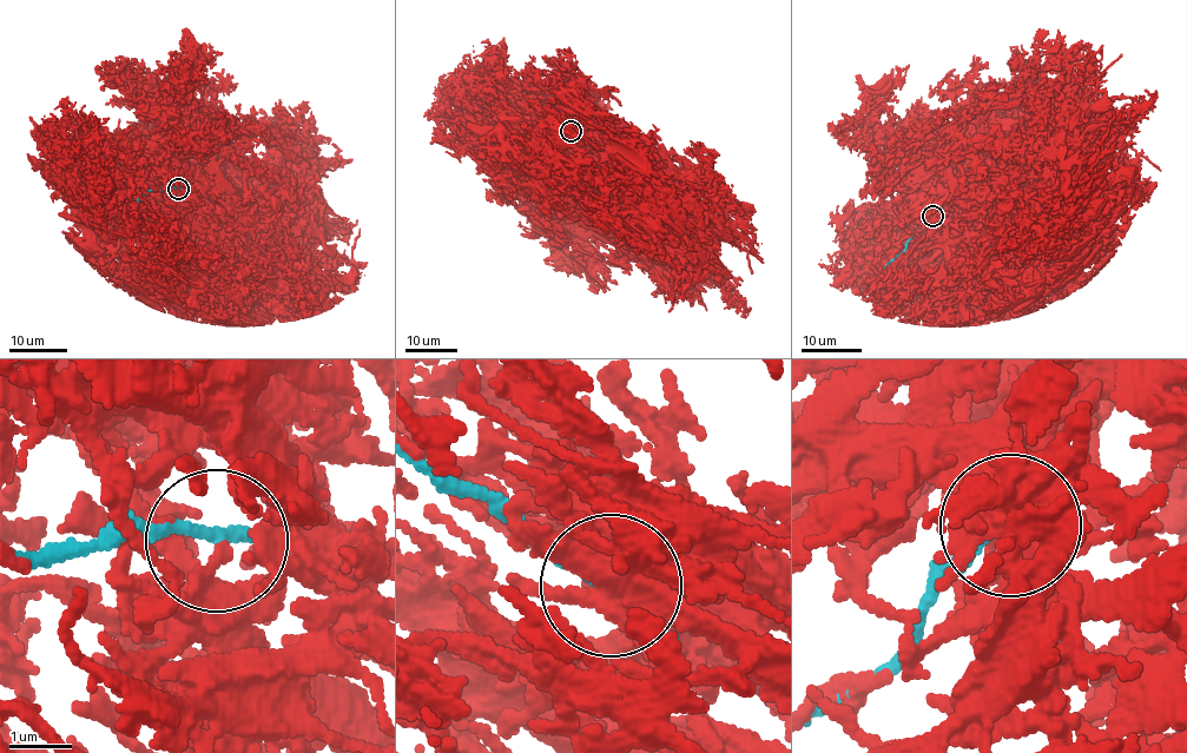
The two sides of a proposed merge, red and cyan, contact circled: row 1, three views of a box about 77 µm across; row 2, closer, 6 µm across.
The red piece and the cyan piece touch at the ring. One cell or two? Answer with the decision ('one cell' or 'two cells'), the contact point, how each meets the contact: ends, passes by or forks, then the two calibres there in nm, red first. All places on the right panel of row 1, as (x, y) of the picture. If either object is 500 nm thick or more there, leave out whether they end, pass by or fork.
two cells; at (932, 216); red ends there; cyan passes by; 160 nm thick on the red side, 150 nm on the other

